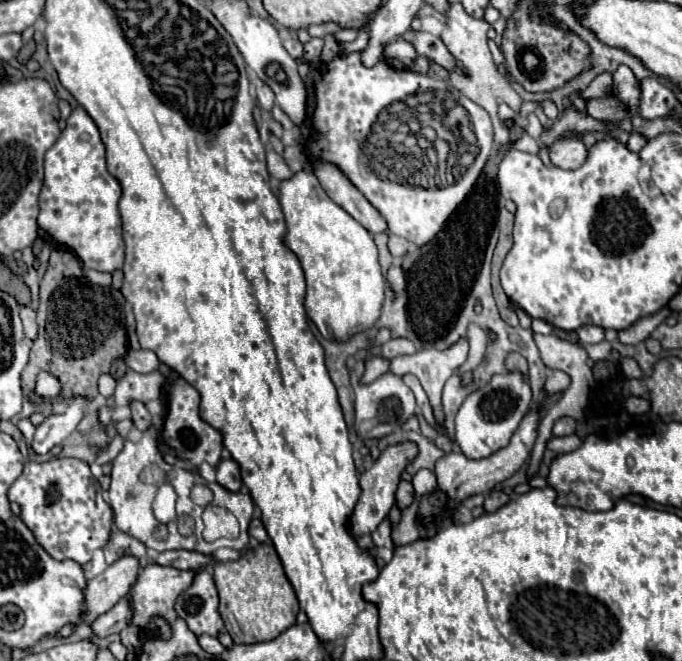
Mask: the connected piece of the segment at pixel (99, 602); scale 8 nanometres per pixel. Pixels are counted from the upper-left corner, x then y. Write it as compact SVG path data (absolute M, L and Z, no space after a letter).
M133 555L117 559L113 565L109 565L101 575L89 579L87 583L87 605L91 605L91 617L83 617L85 621L93 623L95 617L107 613L119 597L125 597L137 575L141 571L141 561Z

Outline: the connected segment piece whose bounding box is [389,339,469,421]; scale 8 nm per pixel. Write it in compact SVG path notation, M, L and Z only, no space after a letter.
M461 339L457 345L449 349L423 349L415 355L399 355L391 359L389 371L399 375L399 373L413 373L423 389L427 389L427 395L431 397L431 405L435 411L435 417L443 421L443 411L439 409L439 393L445 385L445 381L465 363L469 353L469 343Z

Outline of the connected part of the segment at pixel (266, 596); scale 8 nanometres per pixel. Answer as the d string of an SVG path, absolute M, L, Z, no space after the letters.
M261 543L247 549L235 561L215 563L213 577L221 599L219 611L225 621L227 633L233 637L235 643L271 641L295 623L299 603L273 545Z

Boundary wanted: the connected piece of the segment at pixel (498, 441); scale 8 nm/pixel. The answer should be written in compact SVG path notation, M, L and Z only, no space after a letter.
M519 371L493 375L489 383L467 395L455 417L455 443L469 459L485 459L503 449L523 415L531 409L531 387Z

